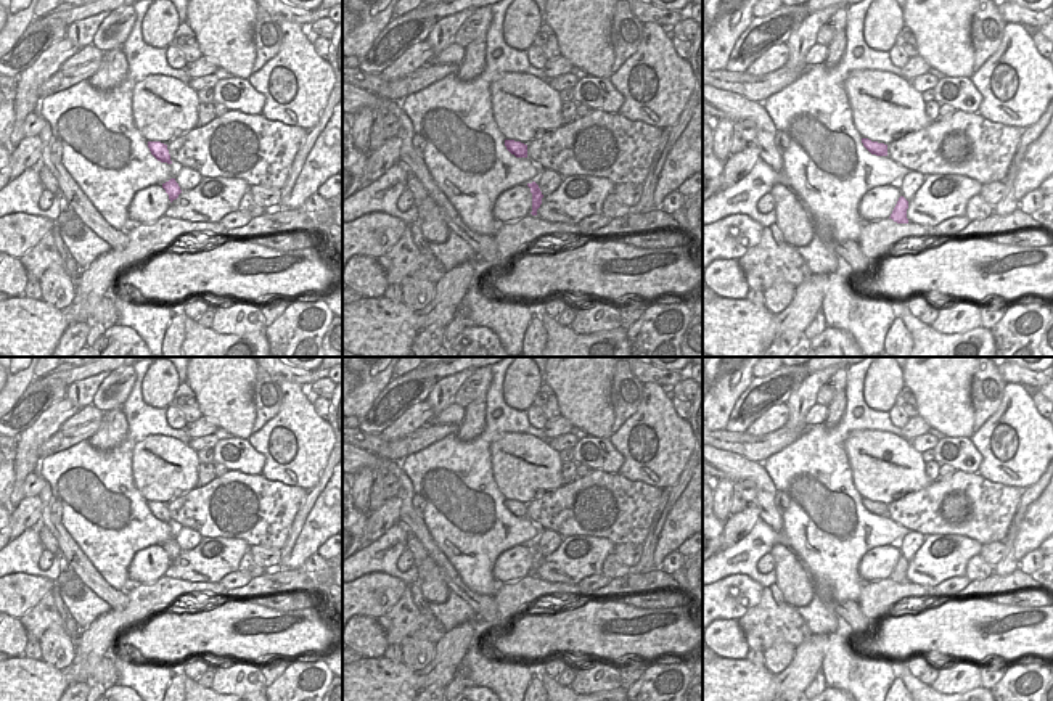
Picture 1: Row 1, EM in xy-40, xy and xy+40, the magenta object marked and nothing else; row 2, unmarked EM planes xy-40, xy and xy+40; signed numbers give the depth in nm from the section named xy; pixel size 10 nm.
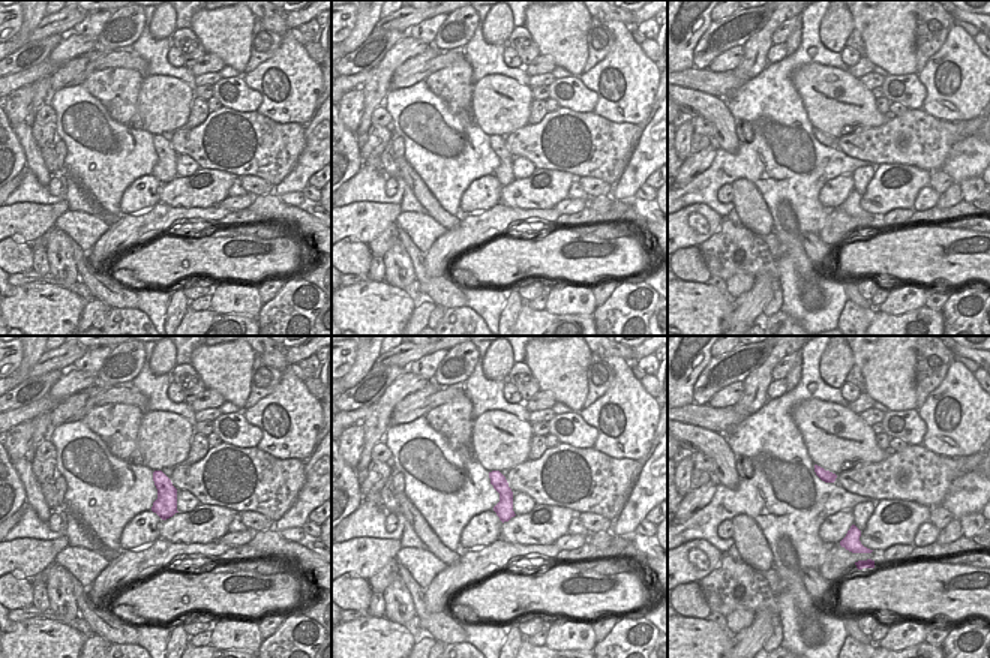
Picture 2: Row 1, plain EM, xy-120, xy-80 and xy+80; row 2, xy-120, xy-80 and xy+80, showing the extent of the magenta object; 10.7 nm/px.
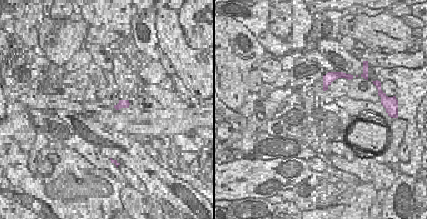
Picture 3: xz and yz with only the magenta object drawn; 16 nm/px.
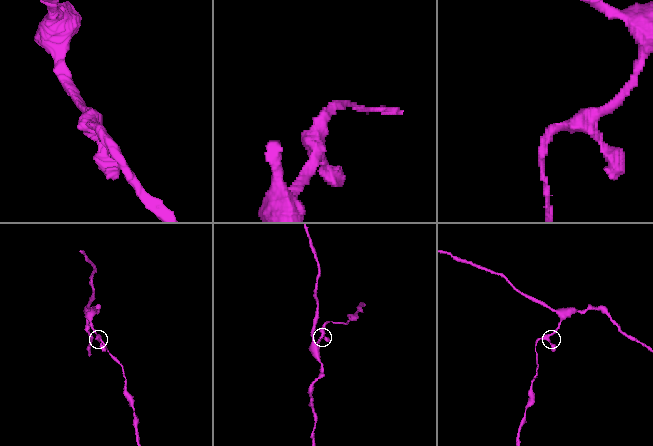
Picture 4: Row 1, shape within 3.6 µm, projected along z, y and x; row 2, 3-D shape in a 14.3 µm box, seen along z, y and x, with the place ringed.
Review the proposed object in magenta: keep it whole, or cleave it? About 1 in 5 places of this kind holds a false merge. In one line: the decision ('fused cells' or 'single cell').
single cell

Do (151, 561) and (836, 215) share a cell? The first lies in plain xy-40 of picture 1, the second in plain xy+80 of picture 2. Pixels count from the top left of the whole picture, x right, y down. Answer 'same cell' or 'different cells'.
different cells

